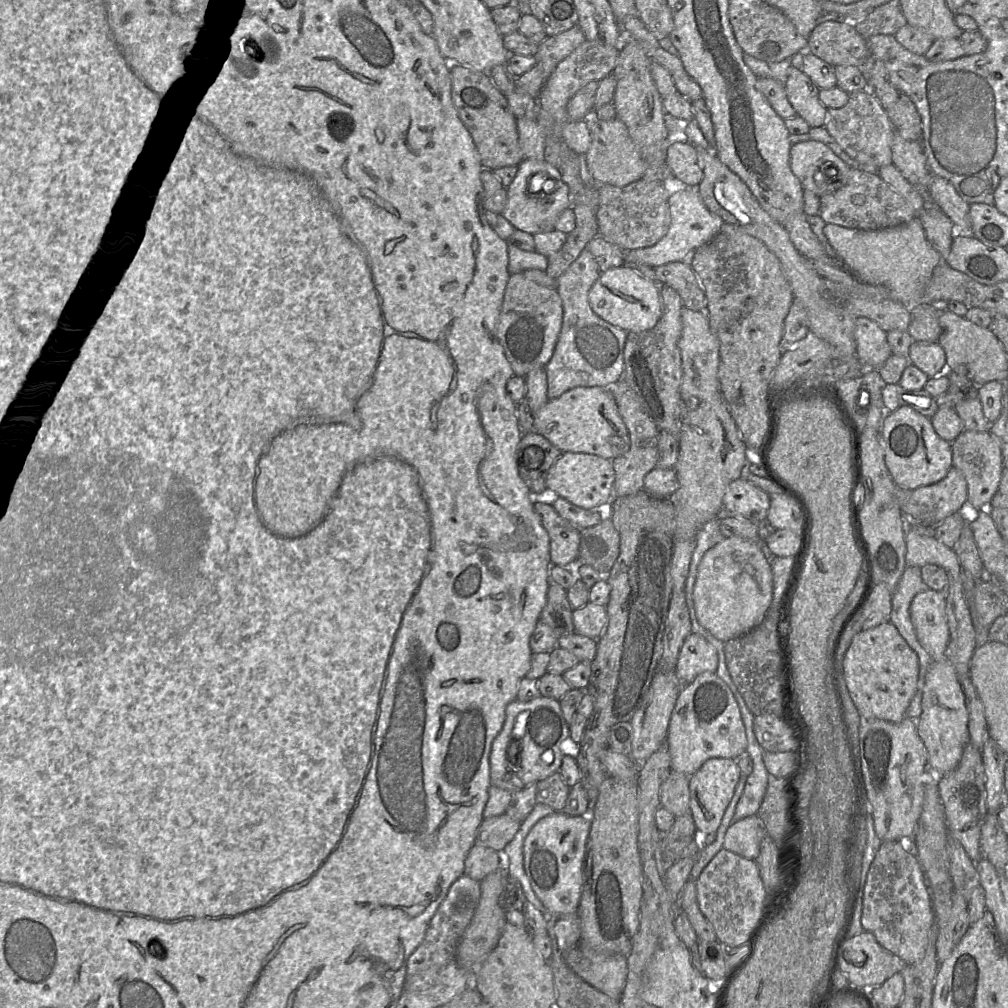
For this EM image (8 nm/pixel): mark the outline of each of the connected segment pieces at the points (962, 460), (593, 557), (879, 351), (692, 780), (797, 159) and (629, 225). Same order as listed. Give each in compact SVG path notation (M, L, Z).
M965 429L952 443L953 466L962 472L968 485L967 505L964 509L967 521L974 521L978 511L988 508L998 491L1004 470L1001 447L990 431Z
M608 515L597 525L580 530L577 562L593 567L601 575L608 575L618 555L619 532Z
M856 319L855 341L857 358L868 369L880 369L893 355L887 332L872 319Z
M711 758L689 777L690 812L697 831L703 836L716 834L741 776L735 759Z
M813 139L791 145L790 167L803 189L818 197L846 185L851 169L826 144Z
M644 178L622 187L599 185L599 236L623 251L654 246L666 235L670 226L668 198L671 190L668 183Z

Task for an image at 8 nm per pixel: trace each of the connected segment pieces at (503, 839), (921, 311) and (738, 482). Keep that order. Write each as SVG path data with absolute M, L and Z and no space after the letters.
M506 813L484 818L477 831L476 842L502 852L504 847L515 836L521 822Z
M916 303L910 307L908 332L914 341L938 342L941 334L939 316L942 310L929 303Z
M741 478L732 481L723 496L723 507L728 513L756 524L767 517L770 504L769 494Z

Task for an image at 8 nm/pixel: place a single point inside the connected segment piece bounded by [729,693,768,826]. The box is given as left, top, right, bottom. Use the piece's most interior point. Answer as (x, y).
(756, 785)

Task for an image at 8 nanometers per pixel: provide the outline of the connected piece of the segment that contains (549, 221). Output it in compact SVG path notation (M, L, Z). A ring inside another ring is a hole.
M525 158L518 165L513 182L507 187L507 202L502 216L515 229L534 235L554 230L558 216L569 207L570 193L560 171L547 160Z

